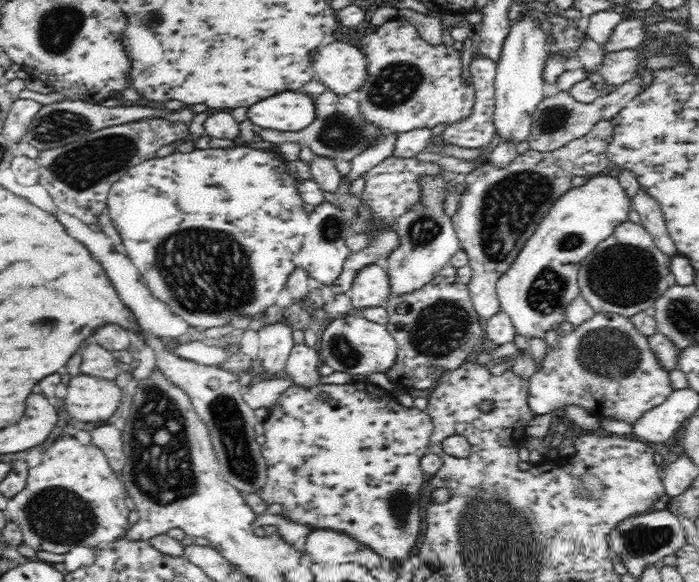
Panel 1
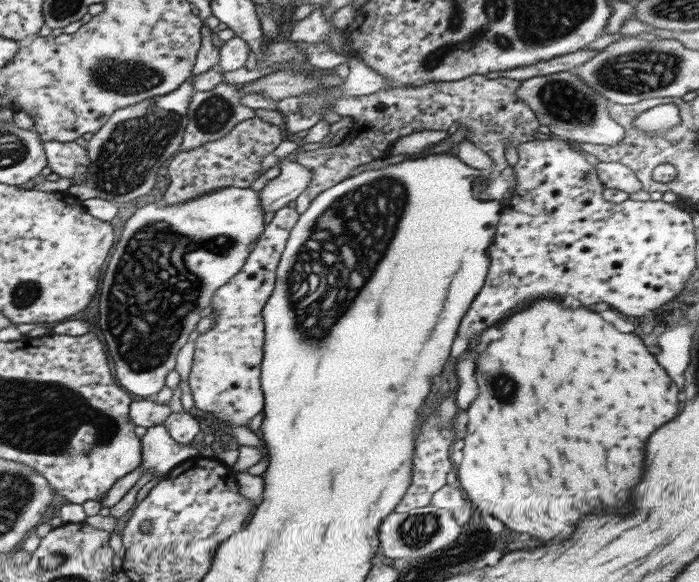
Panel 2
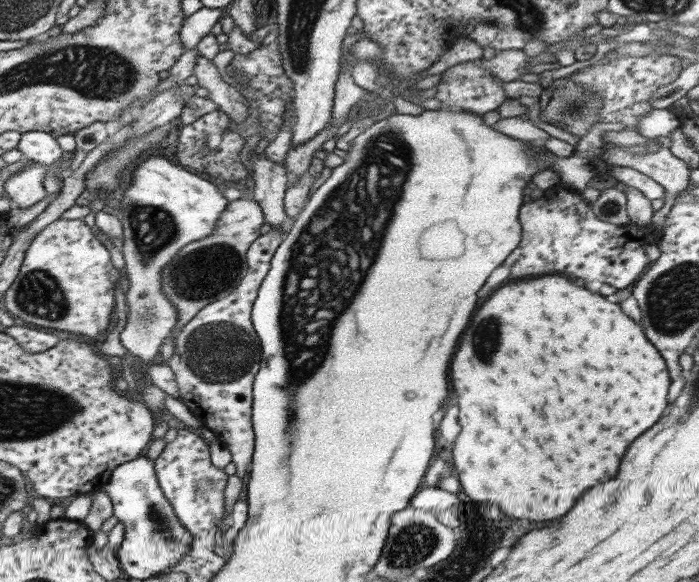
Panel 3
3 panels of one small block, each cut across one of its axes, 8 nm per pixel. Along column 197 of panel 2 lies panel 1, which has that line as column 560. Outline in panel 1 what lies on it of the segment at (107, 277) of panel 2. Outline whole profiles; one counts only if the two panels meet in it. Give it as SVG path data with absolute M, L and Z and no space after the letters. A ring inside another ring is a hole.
M597 175L567 191L541 218L512 265L495 284L501 309L512 319L516 332L526 338L543 338L544 332L554 323L565 321L562 311L572 298L581 294L578 284L580 262L612 234L616 225L628 218L628 211L633 208L618 178Z

